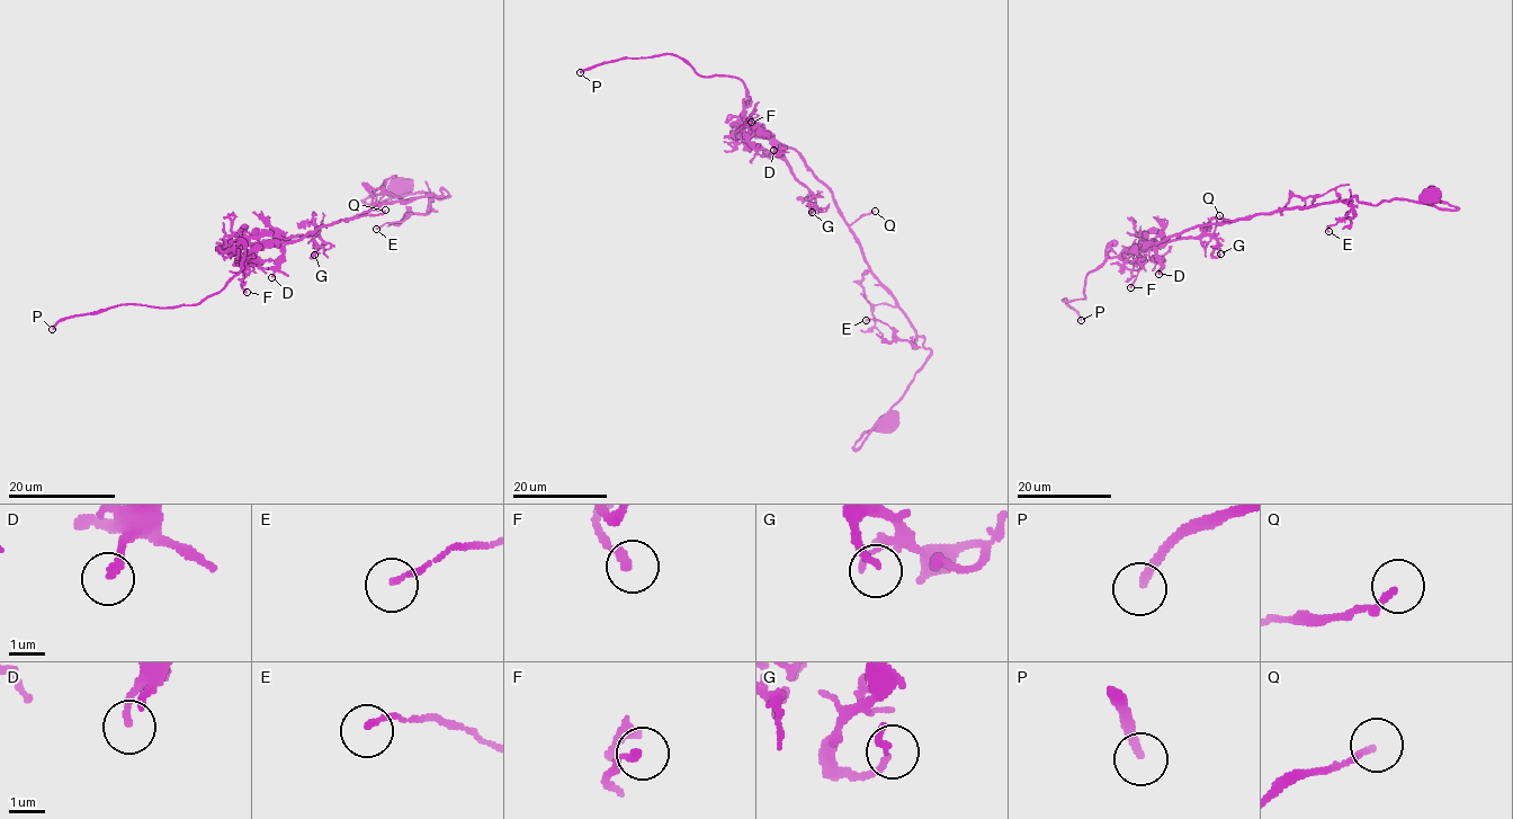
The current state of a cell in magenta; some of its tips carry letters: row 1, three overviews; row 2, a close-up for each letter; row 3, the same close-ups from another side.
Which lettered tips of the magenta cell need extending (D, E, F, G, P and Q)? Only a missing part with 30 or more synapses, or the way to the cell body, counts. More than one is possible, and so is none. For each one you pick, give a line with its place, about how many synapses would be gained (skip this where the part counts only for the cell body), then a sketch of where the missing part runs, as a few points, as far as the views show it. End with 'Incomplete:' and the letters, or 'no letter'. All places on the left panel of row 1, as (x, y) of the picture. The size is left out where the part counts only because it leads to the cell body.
Incomplete: no letter

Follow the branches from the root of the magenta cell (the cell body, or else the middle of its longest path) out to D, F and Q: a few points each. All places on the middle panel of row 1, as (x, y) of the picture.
D: (885, 424), (882, 419), (930, 350), (871, 272), (833, 193), (796, 151), (773, 150)
F: (885, 424), (930, 350), (871, 272), (833, 193), (795, 150), (775, 145), (745, 117), (750, 131), (751, 122)
Q: (885, 424), (882, 419), (903, 395), (930, 350), (897, 300), (871, 272), (849, 226), (875, 211)

